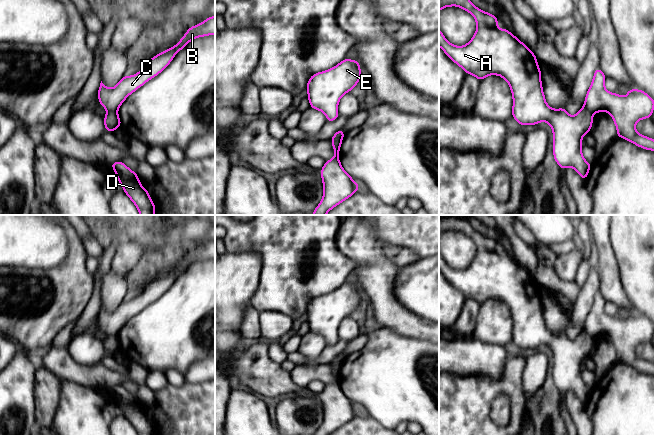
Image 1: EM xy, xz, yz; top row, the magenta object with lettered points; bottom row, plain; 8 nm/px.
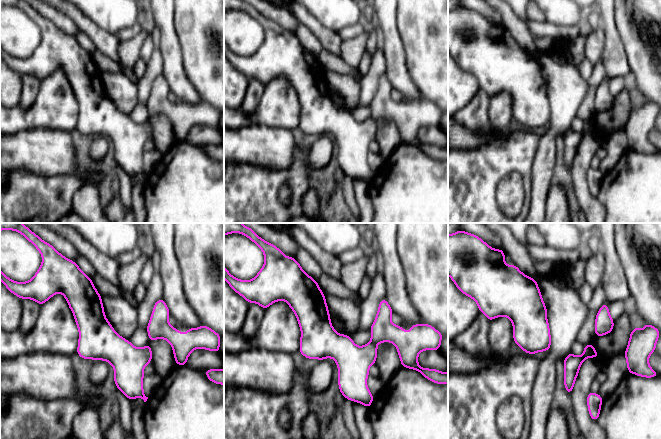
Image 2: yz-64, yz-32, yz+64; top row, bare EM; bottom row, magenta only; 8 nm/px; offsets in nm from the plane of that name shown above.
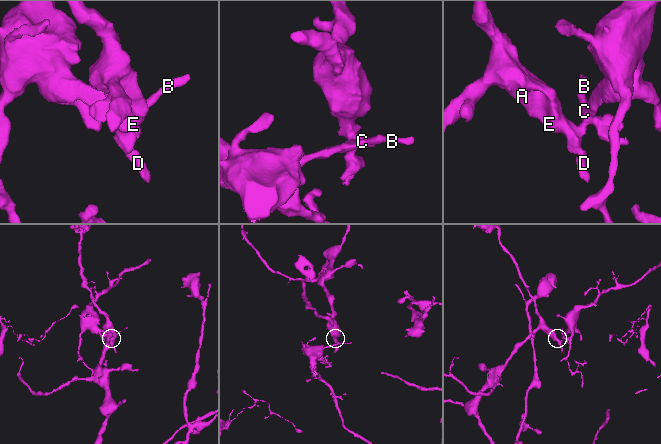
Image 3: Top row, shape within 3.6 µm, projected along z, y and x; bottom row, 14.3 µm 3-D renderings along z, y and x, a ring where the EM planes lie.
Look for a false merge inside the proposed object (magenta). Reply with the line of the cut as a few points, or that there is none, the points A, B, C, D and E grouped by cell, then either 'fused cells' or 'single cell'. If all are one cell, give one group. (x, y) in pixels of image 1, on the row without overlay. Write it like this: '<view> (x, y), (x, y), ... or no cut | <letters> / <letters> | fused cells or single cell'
xz (331, 364), (341, 365) | A D E / B C | fused cells

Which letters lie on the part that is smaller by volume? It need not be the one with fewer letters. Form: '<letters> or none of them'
B, C

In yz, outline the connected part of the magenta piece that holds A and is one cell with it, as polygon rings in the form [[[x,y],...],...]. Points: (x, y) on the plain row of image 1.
[[[439,215],[439,236],[445,231],[457,230],[473,239],[477,253],[472,263],[463,270],[451,268],[439,253],[439,271],[444,277],[466,298],[475,300],[482,305],[489,299],[498,299],[505,303],[511,313],[513,330],[512,341],[521,349],[537,349],[539,346],[547,346],[553,356],[553,380],[561,394],[572,391],[585,405],[591,387],[587,386],[582,379],[582,362],[591,356],[593,337],[582,331],[574,340],[570,340],[566,332],[553,333],[545,324],[542,312],[541,294],[537,288],[534,276],[521,266],[518,261],[512,259],[504,251],[502,255],[498,251],[496,240],[480,234],[470,223],[456,215]]]

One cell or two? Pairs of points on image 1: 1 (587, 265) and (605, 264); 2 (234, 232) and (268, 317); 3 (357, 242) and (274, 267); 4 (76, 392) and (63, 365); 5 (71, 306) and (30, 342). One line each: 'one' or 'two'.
1: two
2: two
3: two
4: two
5: one

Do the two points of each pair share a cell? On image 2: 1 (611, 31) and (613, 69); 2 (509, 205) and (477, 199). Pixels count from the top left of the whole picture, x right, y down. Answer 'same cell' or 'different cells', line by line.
1: same cell
2: different cells

